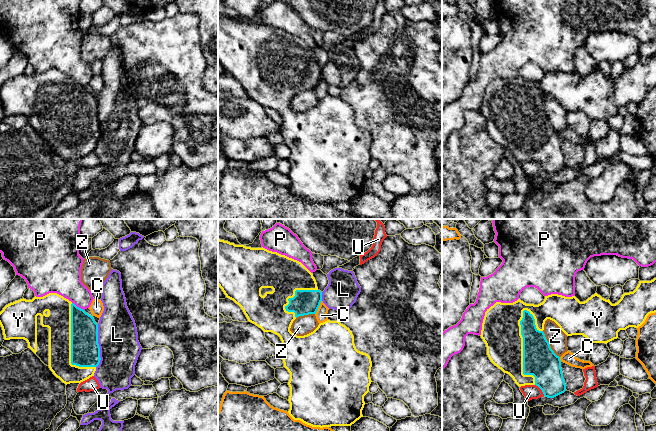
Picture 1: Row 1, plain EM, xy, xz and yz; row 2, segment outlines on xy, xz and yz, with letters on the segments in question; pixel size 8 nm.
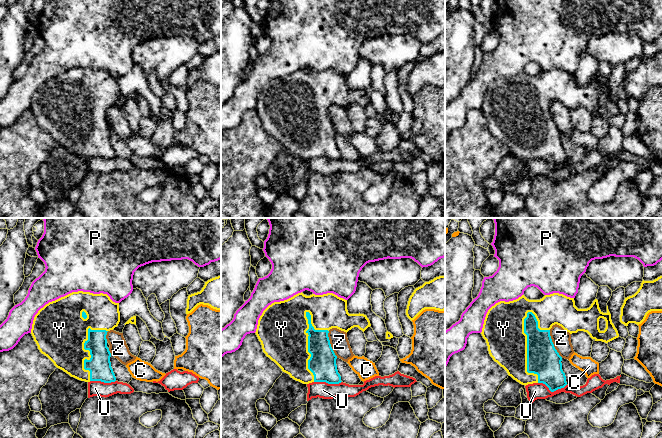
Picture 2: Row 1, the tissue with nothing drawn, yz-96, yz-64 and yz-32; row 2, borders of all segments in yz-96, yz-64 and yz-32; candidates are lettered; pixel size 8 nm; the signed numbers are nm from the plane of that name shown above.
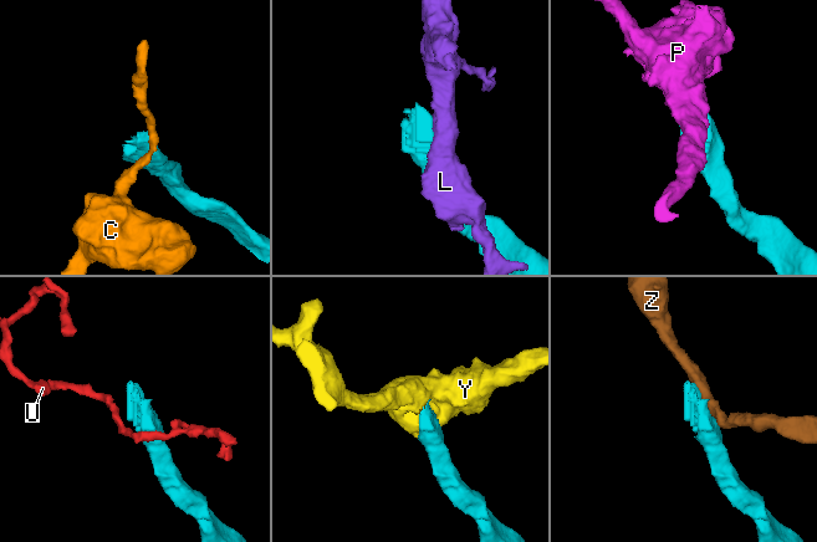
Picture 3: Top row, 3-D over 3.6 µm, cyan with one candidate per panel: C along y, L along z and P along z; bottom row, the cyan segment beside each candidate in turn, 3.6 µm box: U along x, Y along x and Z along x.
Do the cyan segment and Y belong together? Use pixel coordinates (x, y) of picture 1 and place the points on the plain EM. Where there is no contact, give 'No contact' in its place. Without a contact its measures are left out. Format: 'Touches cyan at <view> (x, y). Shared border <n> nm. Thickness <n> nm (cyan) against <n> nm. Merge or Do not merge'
Touches cyan at yz (523, 126). Shared border 600 nm. Thickness 260 nm (cyan) against 320 nm. Merge

